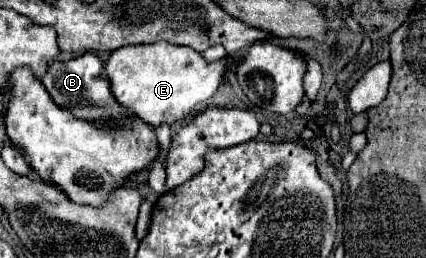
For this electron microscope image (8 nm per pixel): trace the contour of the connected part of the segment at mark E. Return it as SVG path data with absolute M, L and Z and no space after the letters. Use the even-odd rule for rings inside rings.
M157 41L153 45L123 45L113 51L103 63L101 77L111 81L115 101L133 109L151 127L157 127L161 123L173 125L175 121L183 121L193 109L207 103L219 87L225 65L227 59L207 63L201 53L189 47Z

